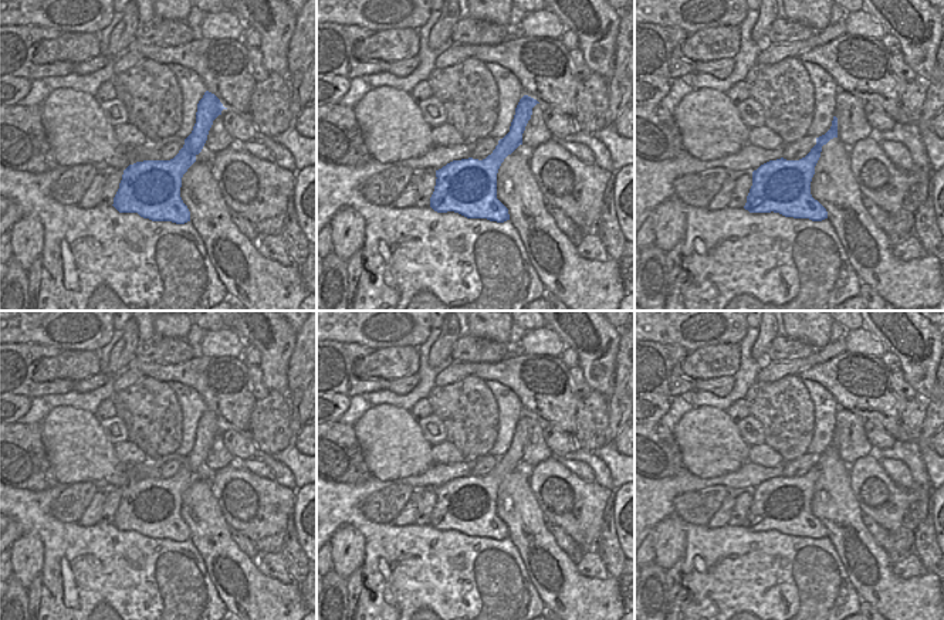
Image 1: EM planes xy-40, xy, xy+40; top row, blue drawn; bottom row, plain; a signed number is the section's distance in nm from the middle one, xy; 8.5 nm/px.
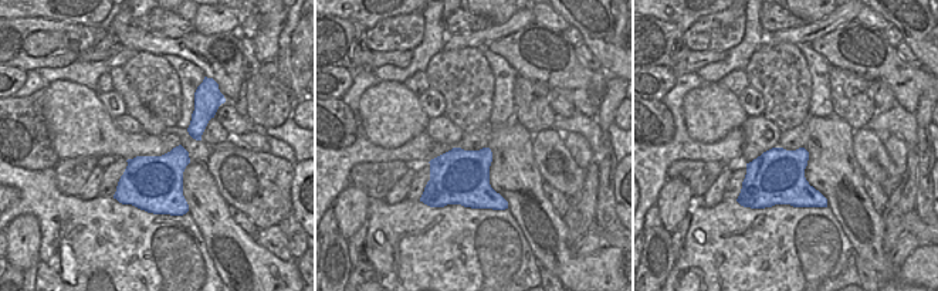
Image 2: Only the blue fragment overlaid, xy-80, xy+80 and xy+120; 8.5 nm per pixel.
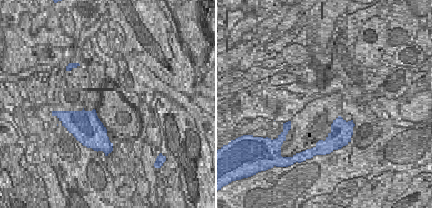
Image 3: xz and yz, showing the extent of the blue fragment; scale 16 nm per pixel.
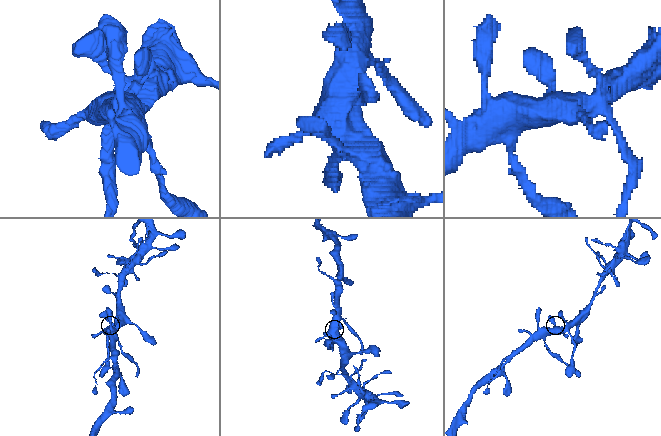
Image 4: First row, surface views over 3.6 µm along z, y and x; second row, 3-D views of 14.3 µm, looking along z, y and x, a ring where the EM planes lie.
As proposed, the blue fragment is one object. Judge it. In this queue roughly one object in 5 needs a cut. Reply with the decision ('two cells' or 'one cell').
one cell

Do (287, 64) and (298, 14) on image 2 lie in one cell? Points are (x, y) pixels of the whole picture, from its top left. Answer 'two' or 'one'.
one

